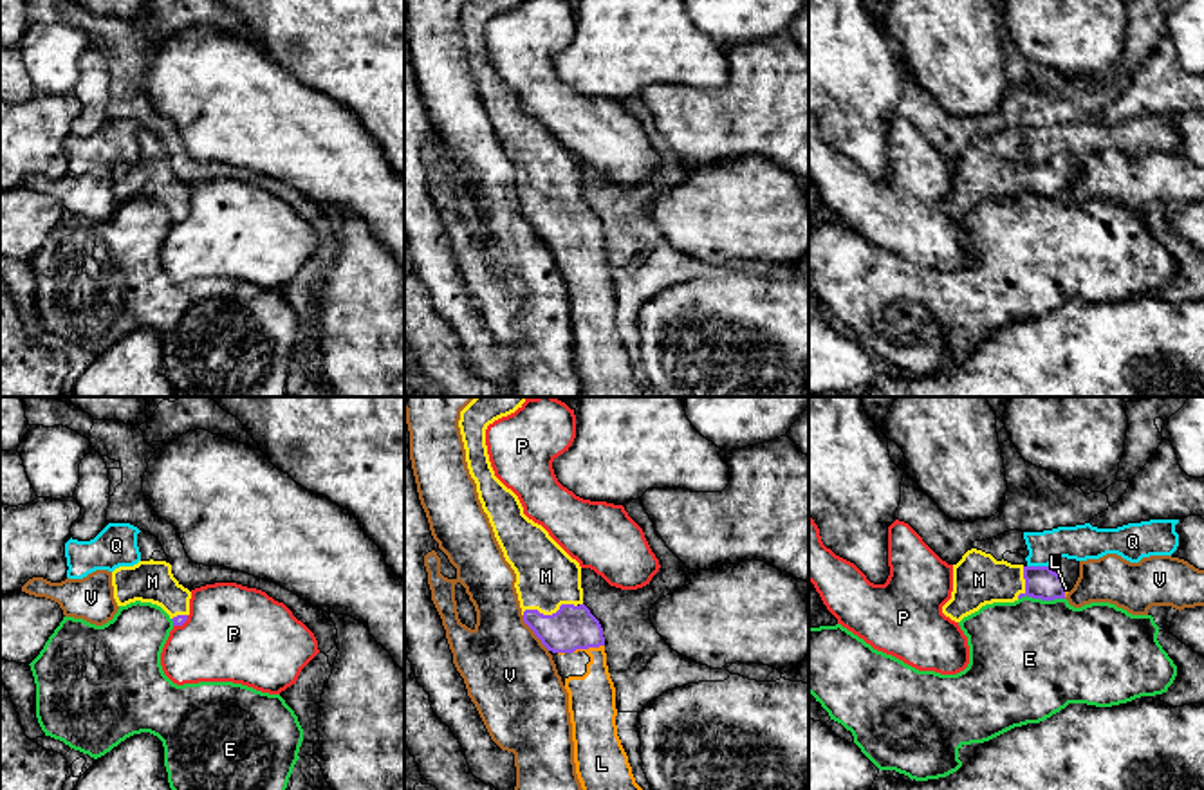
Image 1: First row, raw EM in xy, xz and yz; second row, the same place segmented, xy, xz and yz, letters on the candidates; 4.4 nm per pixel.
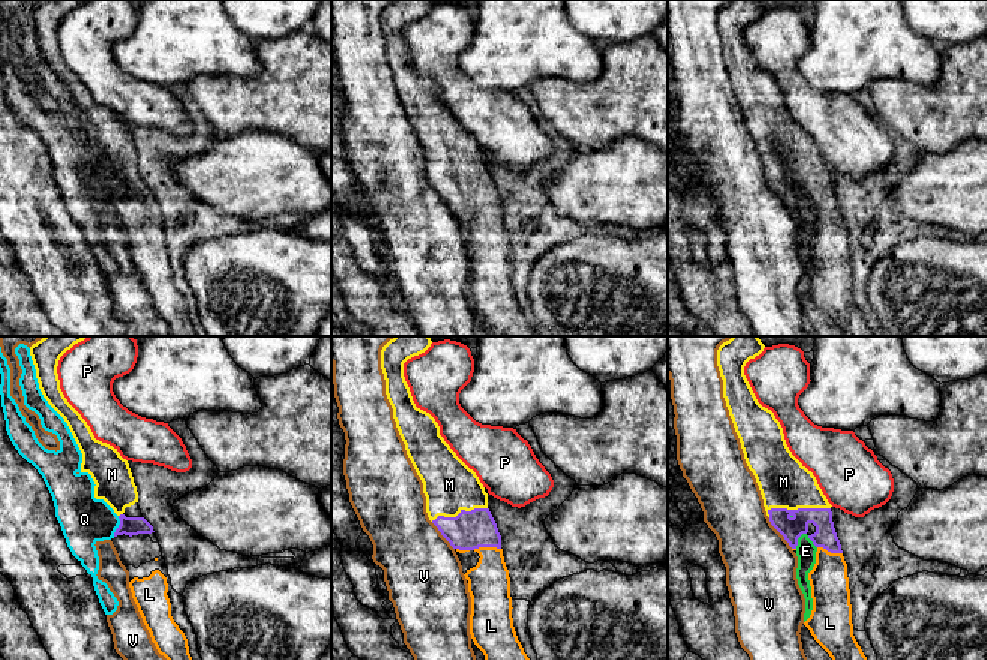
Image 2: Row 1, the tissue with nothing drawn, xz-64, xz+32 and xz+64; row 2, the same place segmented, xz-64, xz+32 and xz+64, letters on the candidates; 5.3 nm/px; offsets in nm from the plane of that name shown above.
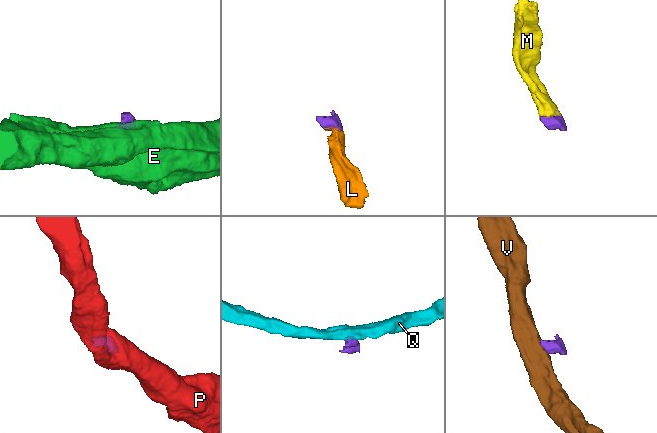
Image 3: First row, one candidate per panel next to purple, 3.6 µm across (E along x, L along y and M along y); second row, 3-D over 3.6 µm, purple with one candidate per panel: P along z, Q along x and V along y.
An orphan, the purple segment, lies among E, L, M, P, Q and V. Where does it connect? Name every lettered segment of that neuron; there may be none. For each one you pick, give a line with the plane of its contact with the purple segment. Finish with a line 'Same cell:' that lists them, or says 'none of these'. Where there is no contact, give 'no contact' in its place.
L: meets purple in xz
M: meets purple in xz
Same cell: L, M

